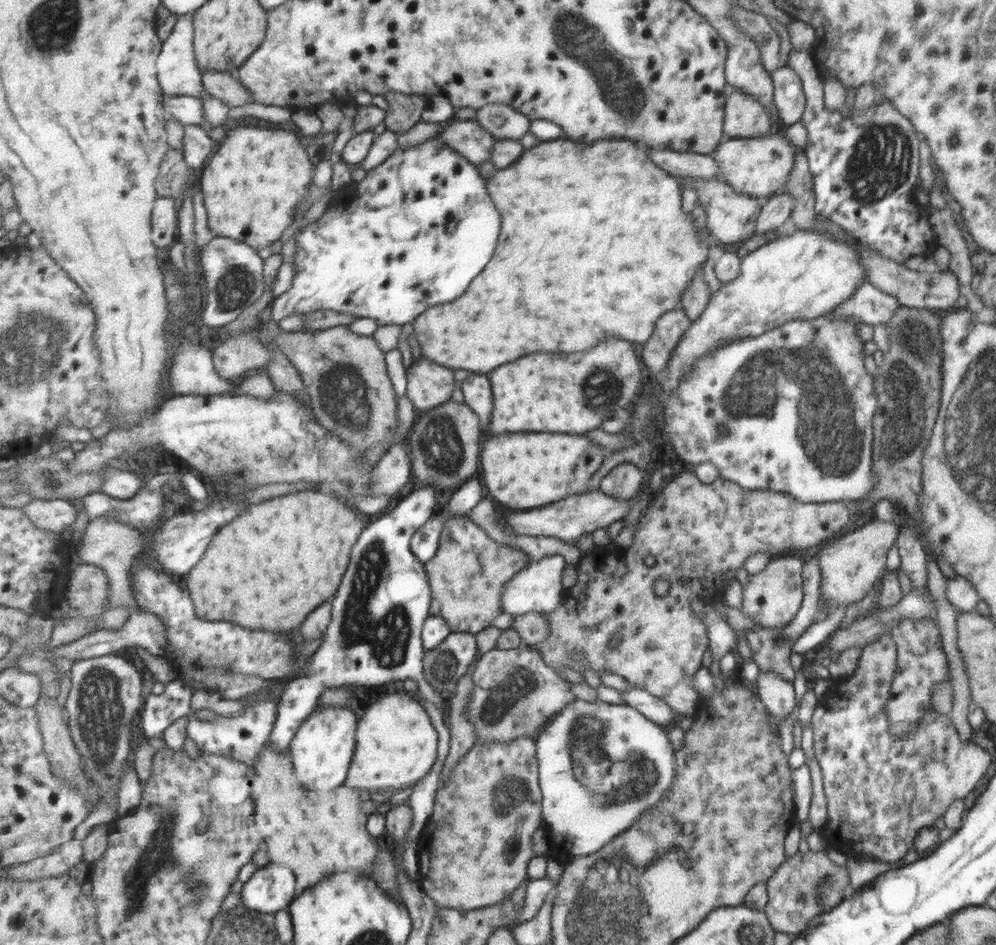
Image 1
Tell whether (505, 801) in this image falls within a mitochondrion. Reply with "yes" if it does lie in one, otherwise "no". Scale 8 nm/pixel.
yes

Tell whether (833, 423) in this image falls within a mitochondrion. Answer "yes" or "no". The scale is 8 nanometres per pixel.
yes

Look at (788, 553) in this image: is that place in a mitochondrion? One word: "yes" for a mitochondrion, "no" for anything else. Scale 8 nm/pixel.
no

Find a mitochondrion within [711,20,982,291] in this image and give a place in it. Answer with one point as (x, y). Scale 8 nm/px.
(881, 161)

